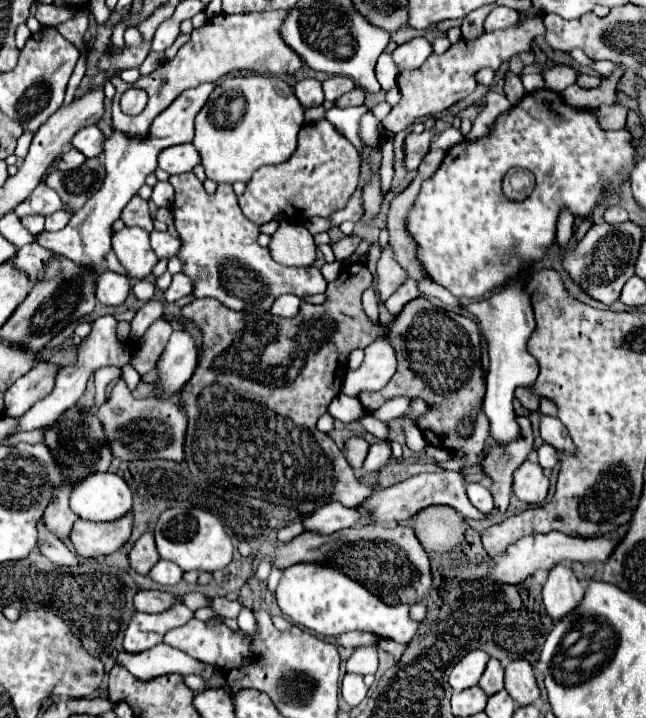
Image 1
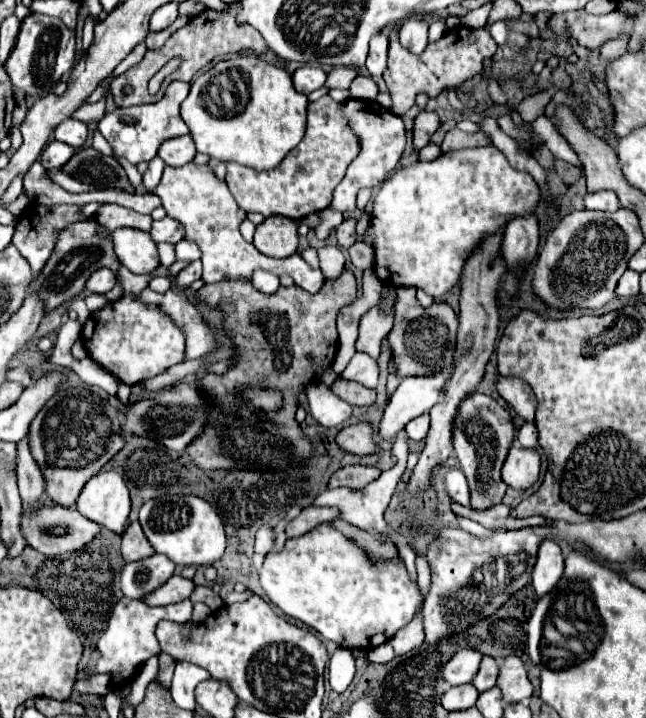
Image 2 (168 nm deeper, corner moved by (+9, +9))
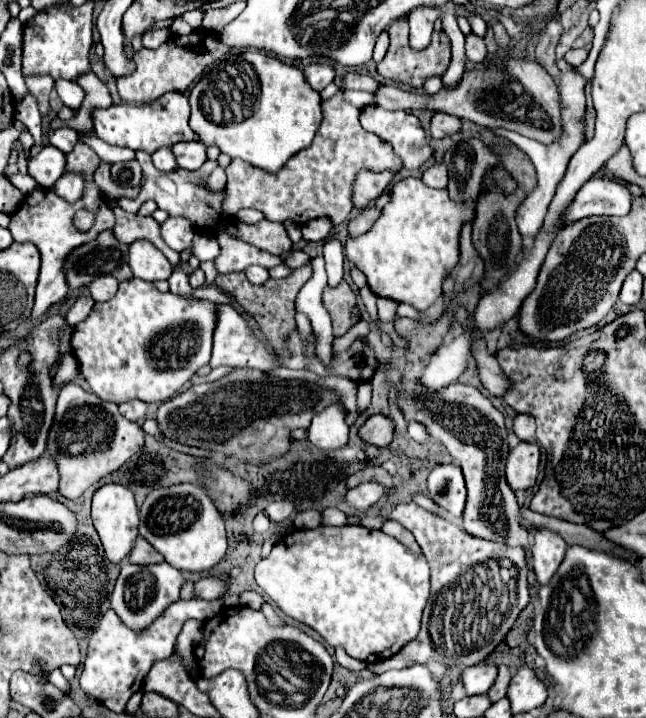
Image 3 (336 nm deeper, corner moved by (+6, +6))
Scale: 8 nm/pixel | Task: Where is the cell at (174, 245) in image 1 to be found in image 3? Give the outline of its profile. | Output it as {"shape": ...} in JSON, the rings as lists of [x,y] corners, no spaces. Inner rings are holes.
{"shape":[[[169,216],[161,224],[161,236],[169,248],[173,248],[175,252],[181,252],[191,246],[191,240],[195,236],[195,228],[191,228],[191,222],[183,220],[181,216]]]}

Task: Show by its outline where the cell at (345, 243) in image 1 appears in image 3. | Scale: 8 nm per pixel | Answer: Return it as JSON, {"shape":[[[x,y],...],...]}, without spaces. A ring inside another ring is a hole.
{"shape":[[[365,206],[353,220],[349,220],[349,224],[347,224],[349,236],[359,236],[359,234],[367,232],[367,230],[375,224],[375,220],[379,218],[379,214],[381,214],[379,208],[375,208],[375,206]]]}

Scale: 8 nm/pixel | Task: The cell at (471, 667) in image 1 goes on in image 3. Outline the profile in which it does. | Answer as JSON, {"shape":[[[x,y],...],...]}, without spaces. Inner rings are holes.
{"shape":[[[477,664],[477,666],[469,666],[463,672],[463,684],[469,696],[479,696],[479,694],[487,694],[491,684],[495,682],[497,676],[497,666],[493,664]]]}

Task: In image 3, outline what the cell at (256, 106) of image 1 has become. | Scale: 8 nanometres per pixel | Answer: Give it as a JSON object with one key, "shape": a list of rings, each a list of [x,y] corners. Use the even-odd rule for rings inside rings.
{"shape":[[[249,50],[249,52],[241,54],[241,56],[235,56],[235,58],[233,58],[233,70],[235,70],[235,68],[237,68],[237,76],[243,78],[243,82],[245,82],[245,120],[241,120],[241,122],[231,122],[231,124],[227,124],[227,126],[219,126],[219,124],[215,124],[215,122],[211,120],[211,106],[209,106],[209,102],[207,102],[207,98],[205,98],[205,92],[207,92],[207,78],[209,78],[209,74],[207,74],[205,78],[201,78],[201,80],[191,88],[191,94],[189,94],[191,120],[189,120],[189,126],[191,126],[193,132],[199,134],[201,142],[203,142],[205,146],[217,146],[223,154],[229,154],[231,158],[241,158],[241,160],[245,160],[245,162],[249,162],[249,164],[253,164],[253,166],[257,166],[257,168],[263,168],[263,170],[267,170],[267,172],[277,172],[293,154],[297,154],[299,150],[311,146],[311,140],[313,140],[313,136],[315,136],[315,132],[317,132],[317,128],[319,128],[319,124],[321,124],[321,118],[323,118],[323,114],[321,114],[321,96],[319,96],[319,92],[321,92],[327,84],[333,82],[335,70],[333,70],[333,66],[329,66],[329,64],[311,64],[311,66],[305,68],[305,76],[303,76],[303,70],[301,70],[301,68],[297,68],[297,66],[293,66],[293,64],[285,64],[285,62],[281,62],[281,60],[275,58],[275,56],[269,58],[269,56],[261,54],[259,50]]]}

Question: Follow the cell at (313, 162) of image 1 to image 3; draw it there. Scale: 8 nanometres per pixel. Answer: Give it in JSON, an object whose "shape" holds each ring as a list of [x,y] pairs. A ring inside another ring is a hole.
{"shape":[[[339,90],[333,98],[323,100],[323,122],[315,134],[313,146],[291,156],[275,174],[233,158],[225,170],[227,186],[223,212],[227,212],[227,216],[235,216],[241,208],[255,208],[261,210],[267,220],[291,220],[297,226],[315,218],[329,218],[333,226],[345,222],[353,212],[353,184],[361,170],[389,170],[393,174],[401,170],[399,156],[391,152],[391,146],[385,144],[383,138],[363,130],[359,114],[361,110],[347,102]]]}

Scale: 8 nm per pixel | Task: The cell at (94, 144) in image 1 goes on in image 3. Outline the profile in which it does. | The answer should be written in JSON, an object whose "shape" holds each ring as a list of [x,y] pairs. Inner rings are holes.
{"shape":[[[63,126],[63,128],[57,128],[51,136],[49,136],[49,142],[51,142],[51,146],[55,146],[55,148],[59,148],[61,152],[71,152],[73,150],[73,146],[79,142],[79,136],[77,136],[77,132],[73,130],[73,128],[67,128],[67,126]]]}

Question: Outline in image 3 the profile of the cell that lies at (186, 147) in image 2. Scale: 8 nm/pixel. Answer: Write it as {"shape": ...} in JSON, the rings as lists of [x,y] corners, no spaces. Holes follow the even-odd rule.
{"shape":[[[179,142],[173,146],[173,154],[179,168],[193,172],[195,168],[201,168],[207,160],[207,146],[203,142]]]}

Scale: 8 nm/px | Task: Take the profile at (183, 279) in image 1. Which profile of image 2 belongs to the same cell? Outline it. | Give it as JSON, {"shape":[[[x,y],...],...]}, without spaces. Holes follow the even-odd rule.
{"shape":[[[192,261],[188,267],[184,267],[184,269],[176,275],[174,283],[176,283],[178,287],[186,289],[192,281],[200,279],[200,275],[202,275],[202,263],[200,263],[200,261]]]}

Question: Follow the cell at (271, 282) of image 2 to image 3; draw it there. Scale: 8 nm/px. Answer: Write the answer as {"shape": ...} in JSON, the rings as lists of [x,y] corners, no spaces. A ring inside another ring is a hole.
{"shape":[[[251,266],[251,268],[245,268],[245,274],[249,278],[251,284],[263,284],[267,278],[269,278],[269,272],[261,266]]]}

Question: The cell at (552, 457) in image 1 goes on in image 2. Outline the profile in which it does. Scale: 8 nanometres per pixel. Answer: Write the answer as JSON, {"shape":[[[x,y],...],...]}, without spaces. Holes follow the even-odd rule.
{"shape":[[[524,423],[518,431],[518,441],[522,447],[526,449],[536,449],[538,441],[536,441],[536,425],[534,423]]]}

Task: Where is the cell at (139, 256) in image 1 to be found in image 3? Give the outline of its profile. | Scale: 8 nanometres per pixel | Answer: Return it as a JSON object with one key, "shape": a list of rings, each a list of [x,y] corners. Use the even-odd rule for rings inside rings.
{"shape":[[[137,240],[135,244],[129,246],[129,266],[133,274],[141,280],[147,282],[157,282],[157,280],[169,280],[173,266],[169,260],[147,240]]]}

